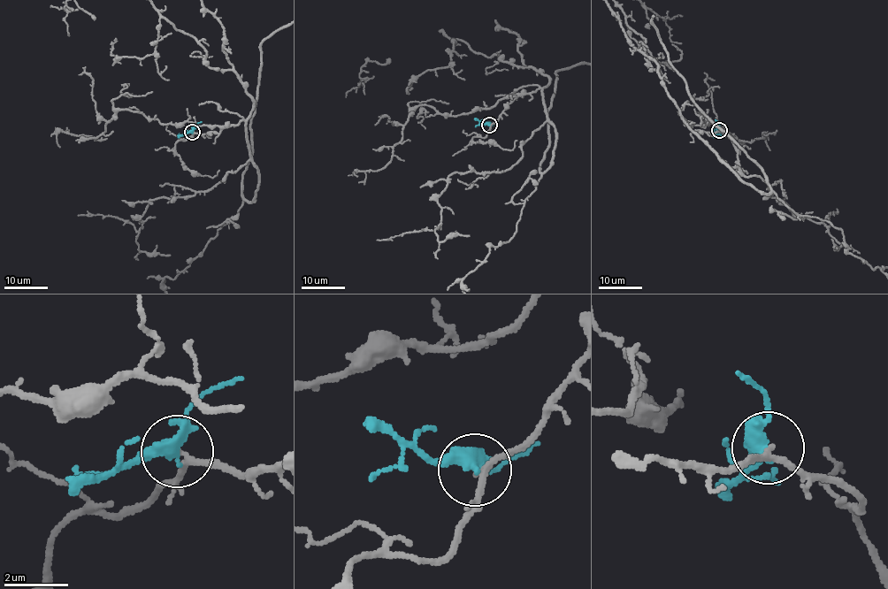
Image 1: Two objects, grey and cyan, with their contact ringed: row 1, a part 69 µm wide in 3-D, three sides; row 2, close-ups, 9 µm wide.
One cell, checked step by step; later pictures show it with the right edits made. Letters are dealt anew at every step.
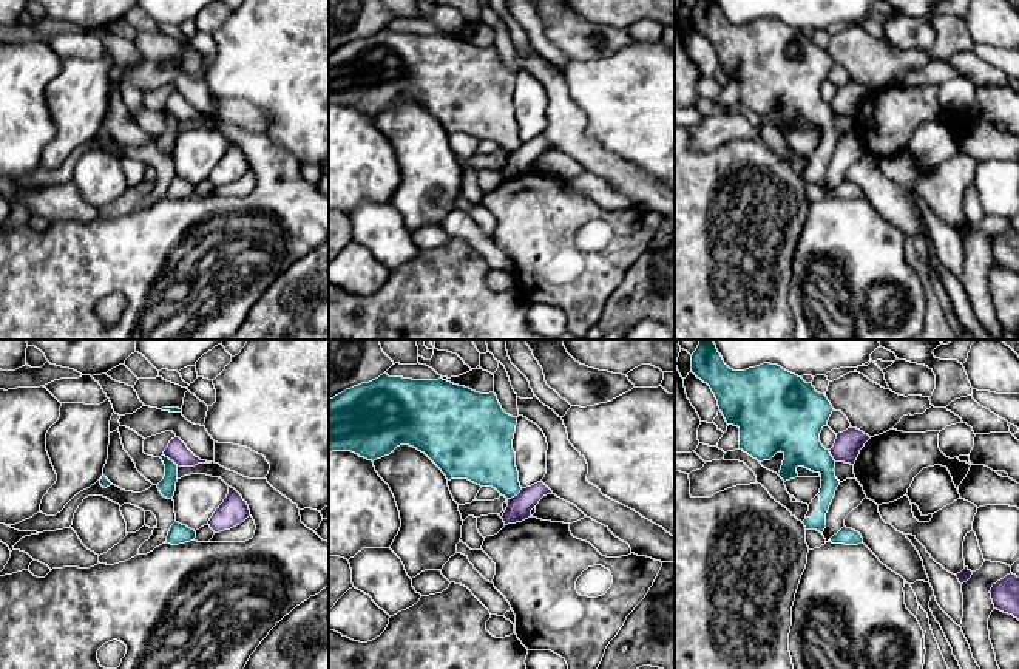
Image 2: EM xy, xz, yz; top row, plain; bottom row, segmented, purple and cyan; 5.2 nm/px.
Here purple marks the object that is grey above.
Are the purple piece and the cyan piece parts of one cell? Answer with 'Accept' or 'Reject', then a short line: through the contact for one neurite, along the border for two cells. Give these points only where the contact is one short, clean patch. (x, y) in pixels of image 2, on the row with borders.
Reject. Line: xz (522, 489), (508, 499)

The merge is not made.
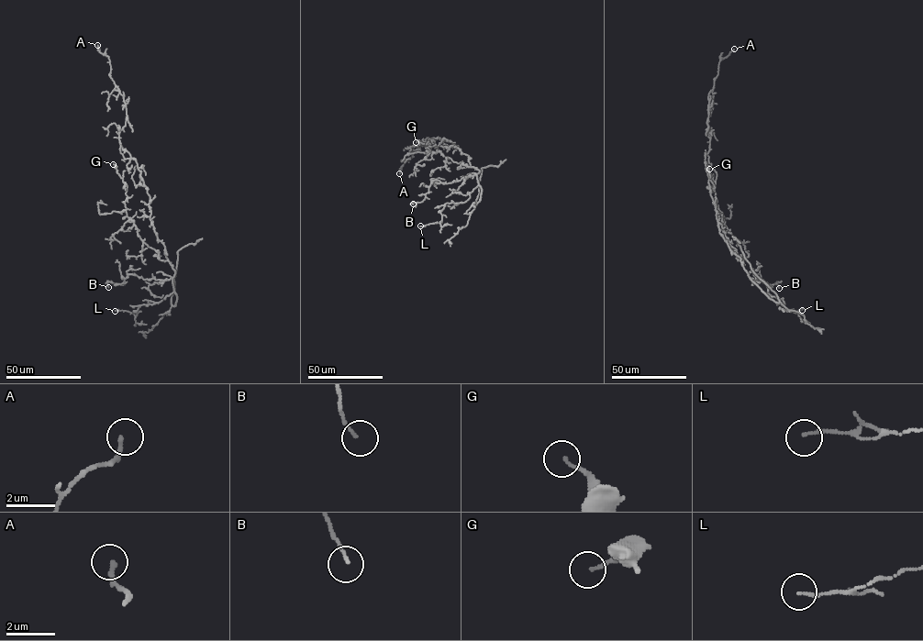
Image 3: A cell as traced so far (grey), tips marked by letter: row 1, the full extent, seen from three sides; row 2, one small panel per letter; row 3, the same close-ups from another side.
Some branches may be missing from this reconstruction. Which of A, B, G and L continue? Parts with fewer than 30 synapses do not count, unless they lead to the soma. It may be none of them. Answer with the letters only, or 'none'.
none

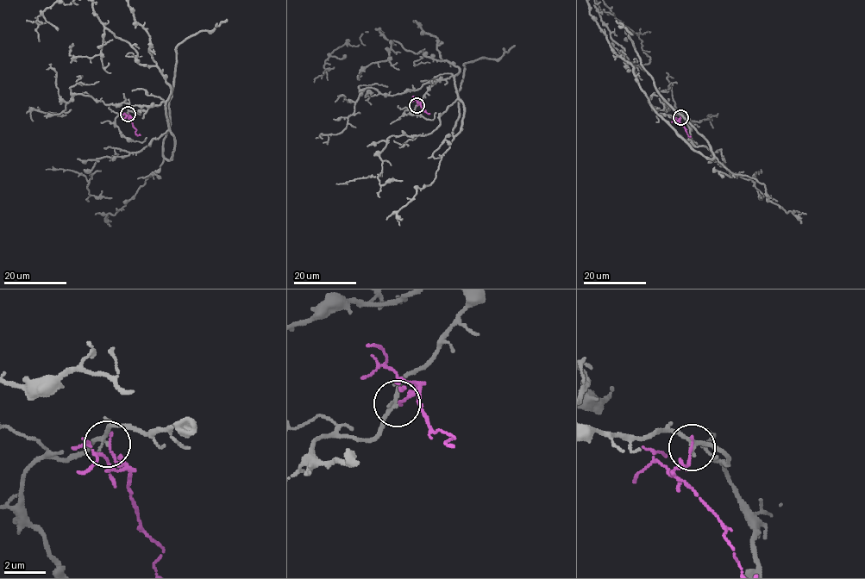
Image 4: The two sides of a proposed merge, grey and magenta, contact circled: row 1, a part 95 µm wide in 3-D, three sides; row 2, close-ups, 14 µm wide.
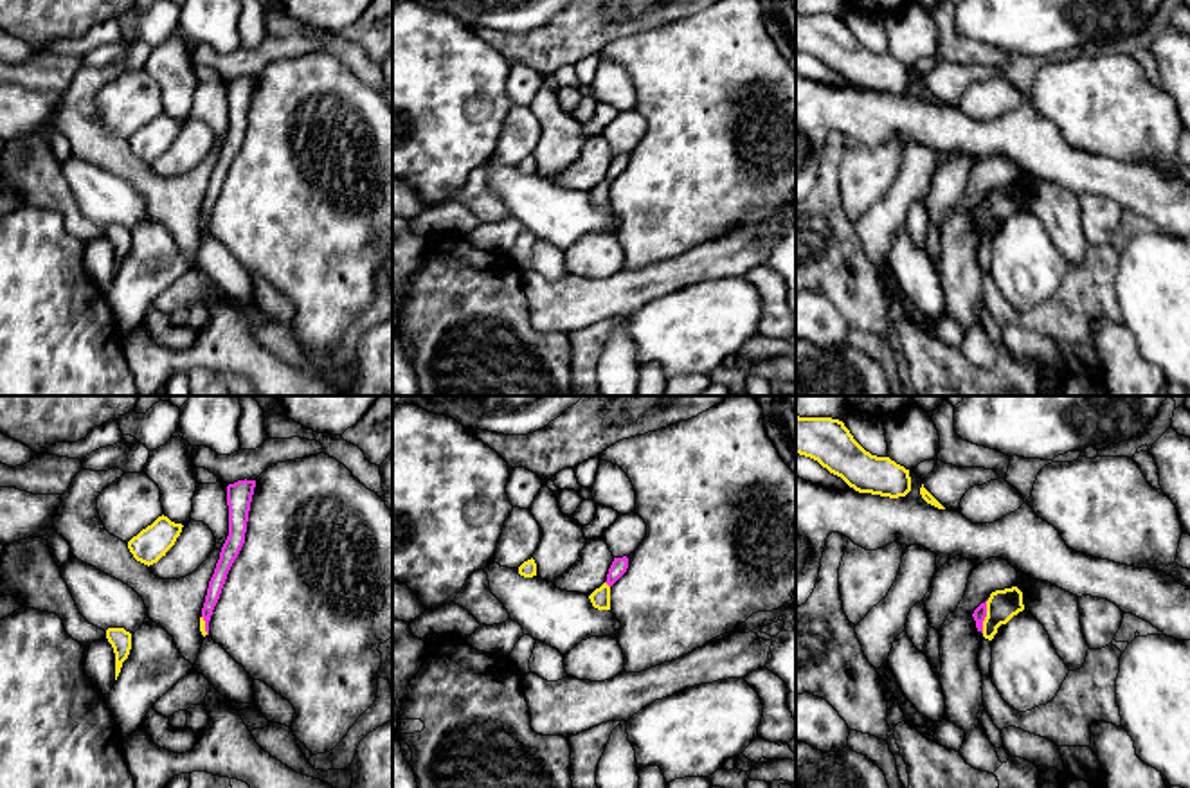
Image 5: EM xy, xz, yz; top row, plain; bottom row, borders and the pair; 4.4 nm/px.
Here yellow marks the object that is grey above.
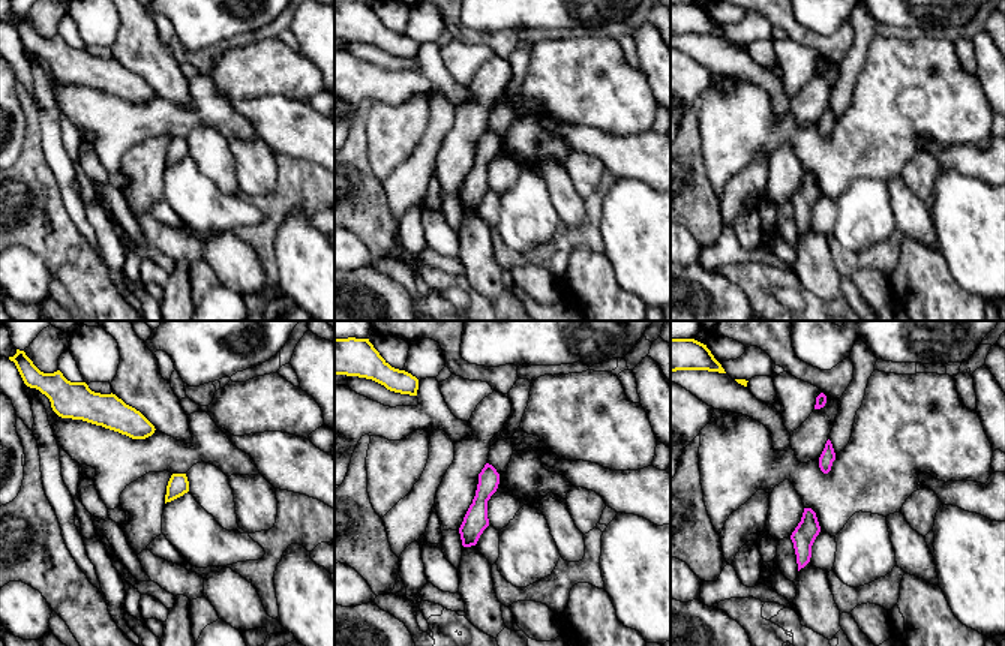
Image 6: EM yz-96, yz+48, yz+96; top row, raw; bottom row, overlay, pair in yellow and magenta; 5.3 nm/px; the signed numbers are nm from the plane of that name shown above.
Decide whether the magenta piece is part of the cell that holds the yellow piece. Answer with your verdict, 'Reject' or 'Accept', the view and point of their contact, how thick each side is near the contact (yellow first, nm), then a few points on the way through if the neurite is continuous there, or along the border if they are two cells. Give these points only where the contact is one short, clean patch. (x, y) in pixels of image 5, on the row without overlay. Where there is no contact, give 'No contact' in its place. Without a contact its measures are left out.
Reject. Touches yellow at yz (987, 213). Thickness 140 nm (yellow) against 60 nm. Boundary: yz (989, 196), (982, 229)

